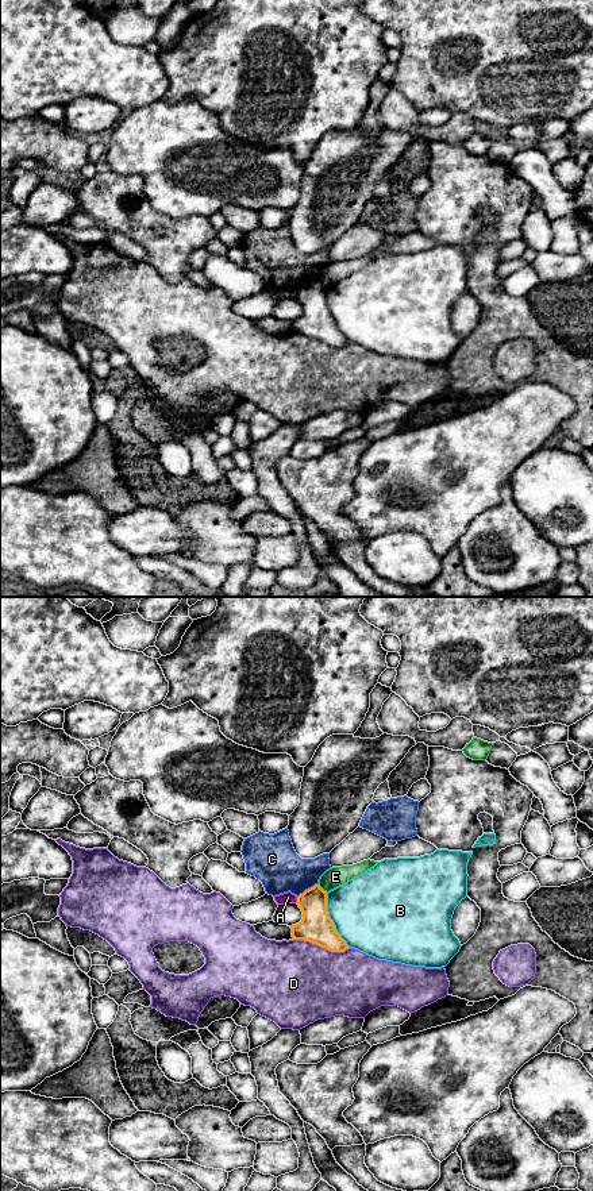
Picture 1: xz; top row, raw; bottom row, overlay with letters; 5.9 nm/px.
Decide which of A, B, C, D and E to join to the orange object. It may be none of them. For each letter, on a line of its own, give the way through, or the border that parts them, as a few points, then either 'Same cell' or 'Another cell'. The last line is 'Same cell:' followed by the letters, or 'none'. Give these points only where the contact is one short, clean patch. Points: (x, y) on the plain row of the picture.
A: Boundary: xz (297, 292), (295, 297). Another cell
B: Another cell
C: Another cell
D: Another cell
E: Boundary: xz (318, 280), (327, 286). Another cell
Same cell: none

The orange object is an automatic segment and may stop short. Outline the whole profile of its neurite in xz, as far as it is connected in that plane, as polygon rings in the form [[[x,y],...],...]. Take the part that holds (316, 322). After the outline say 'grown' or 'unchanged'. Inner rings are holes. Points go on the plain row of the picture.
[[[315,280],[300,289],[296,298],[303,307],[303,315],[290,321],[293,335],[309,336],[331,347],[349,344],[328,311],[327,286]]]; unchanged

